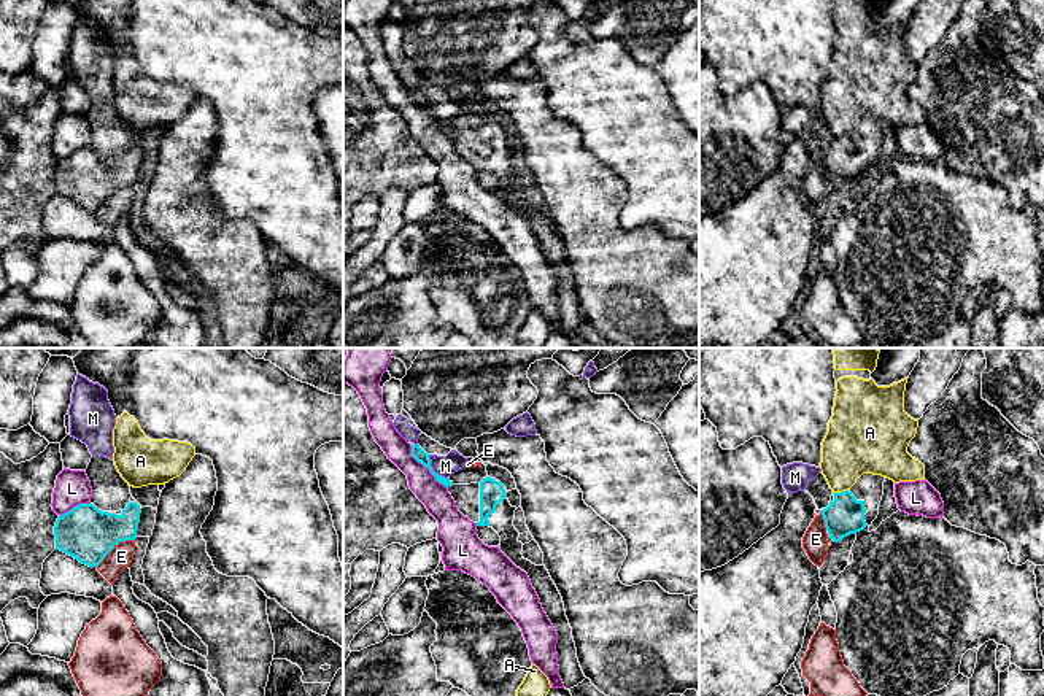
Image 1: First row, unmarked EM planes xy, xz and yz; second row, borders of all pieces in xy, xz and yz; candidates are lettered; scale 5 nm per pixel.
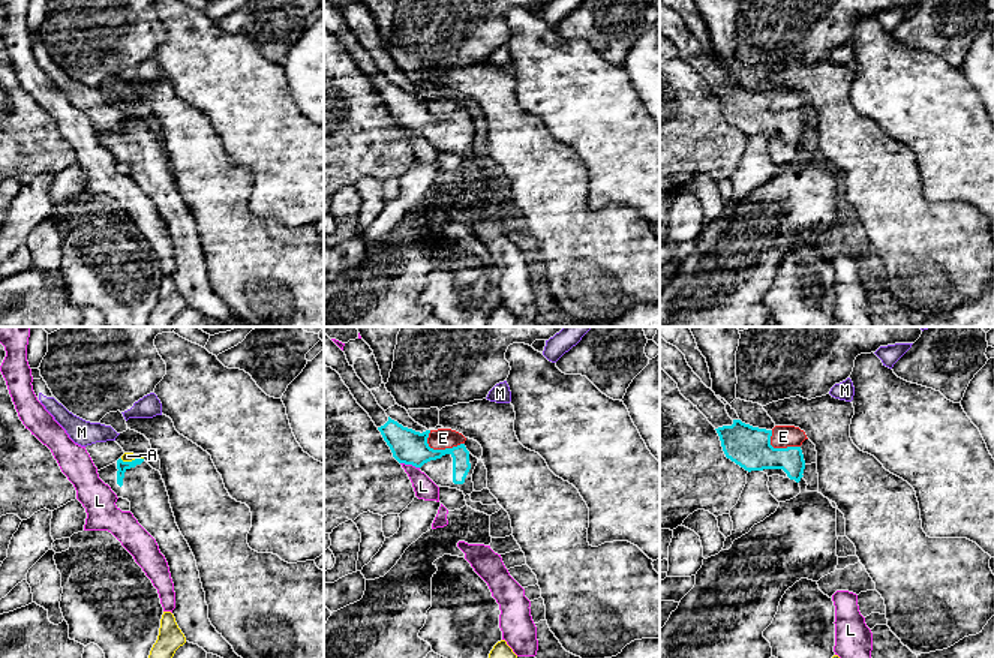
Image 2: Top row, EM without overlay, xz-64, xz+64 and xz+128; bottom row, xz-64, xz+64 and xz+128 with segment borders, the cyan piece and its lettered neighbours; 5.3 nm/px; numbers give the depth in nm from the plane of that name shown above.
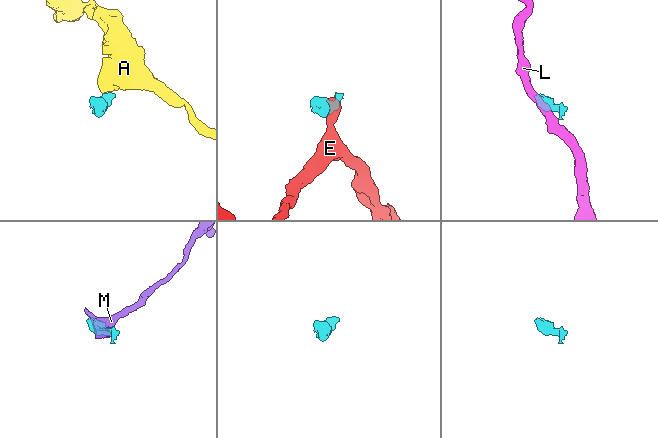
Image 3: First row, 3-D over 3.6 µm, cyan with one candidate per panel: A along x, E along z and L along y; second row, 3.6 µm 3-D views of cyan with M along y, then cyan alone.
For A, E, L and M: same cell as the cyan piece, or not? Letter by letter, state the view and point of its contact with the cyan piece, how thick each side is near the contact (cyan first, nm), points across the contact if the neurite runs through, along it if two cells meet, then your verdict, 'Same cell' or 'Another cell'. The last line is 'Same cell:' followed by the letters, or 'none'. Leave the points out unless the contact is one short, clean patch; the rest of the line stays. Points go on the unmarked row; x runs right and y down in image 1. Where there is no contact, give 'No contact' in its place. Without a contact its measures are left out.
A: Touches cyan at yz (842, 135). Thickness 190 nm (cyan) against 320 nm. Boundary: yz (847, 132), (835, 137). Another cell
E: Touches cyan at xy (113, 191). Thickness 280 nm (cyan) against 120 nm. Boundary: xy (134, 183), (119, 186), (96, 210). Another cell
L: Touches cyan at xz (426, 110). Thickness 70 nm (cyan) against 140 nm. Boundary: xz (410, 89), (410, 97), (447, 132). Another cell
M: Touches cyan at xz (431, 113). Thickness 70 nm (cyan) against 100 nm. Boundary: xz (428, 99), (429, 110), (447, 123). Another cell
Same cell: none

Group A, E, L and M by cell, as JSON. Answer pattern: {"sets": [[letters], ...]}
{"sets": [["A"], ["E"], ["L"], ["M"]]}

